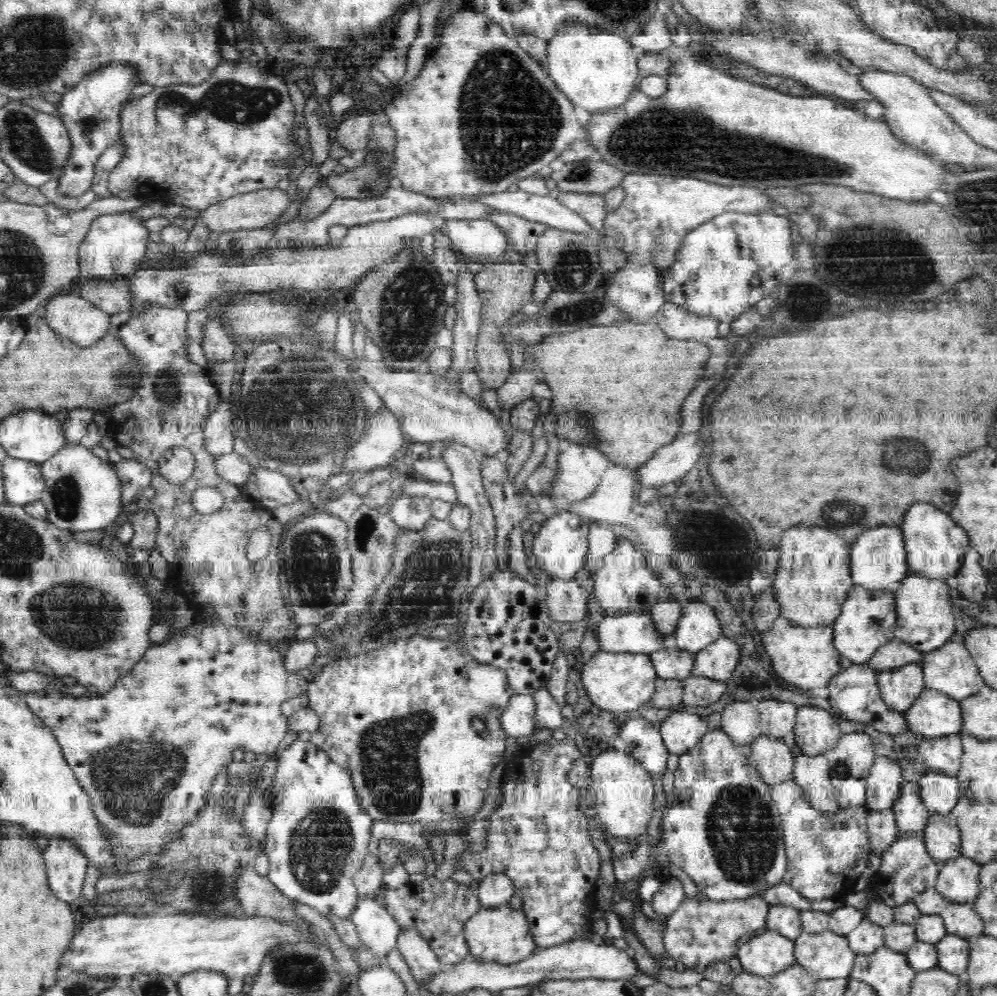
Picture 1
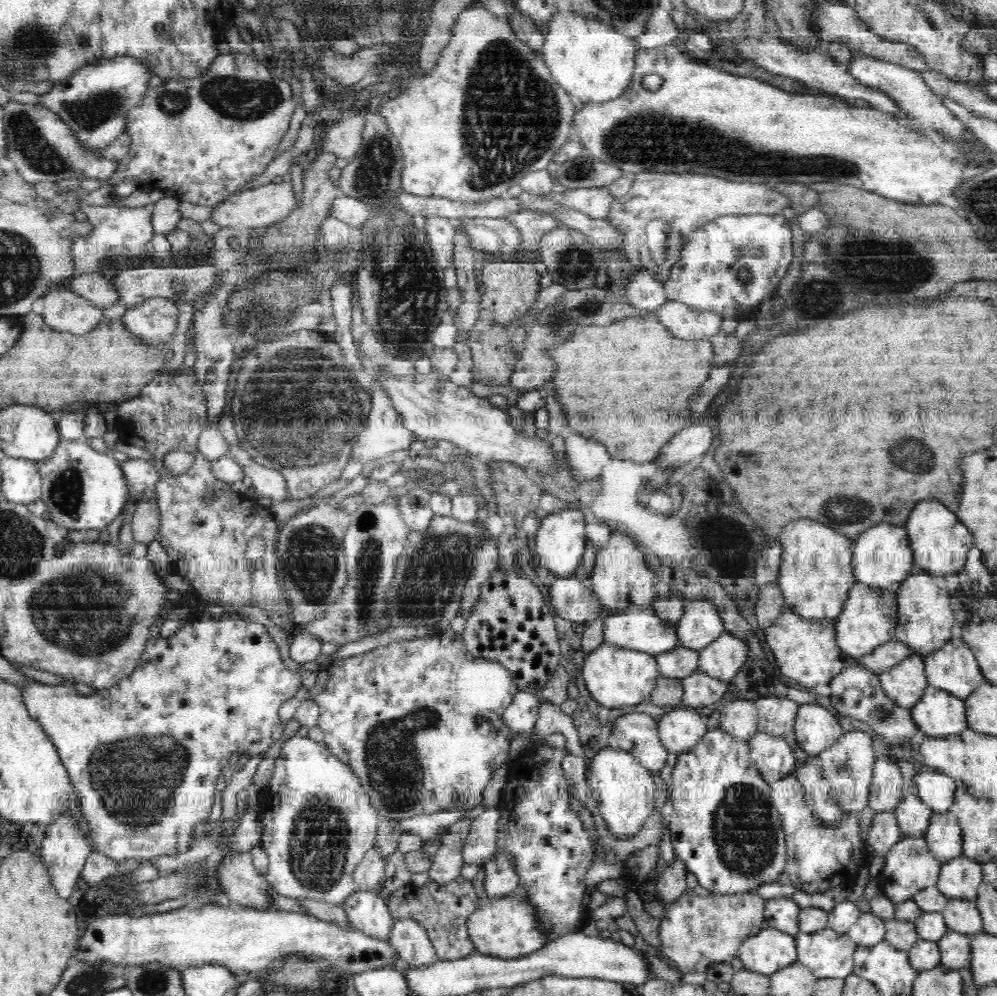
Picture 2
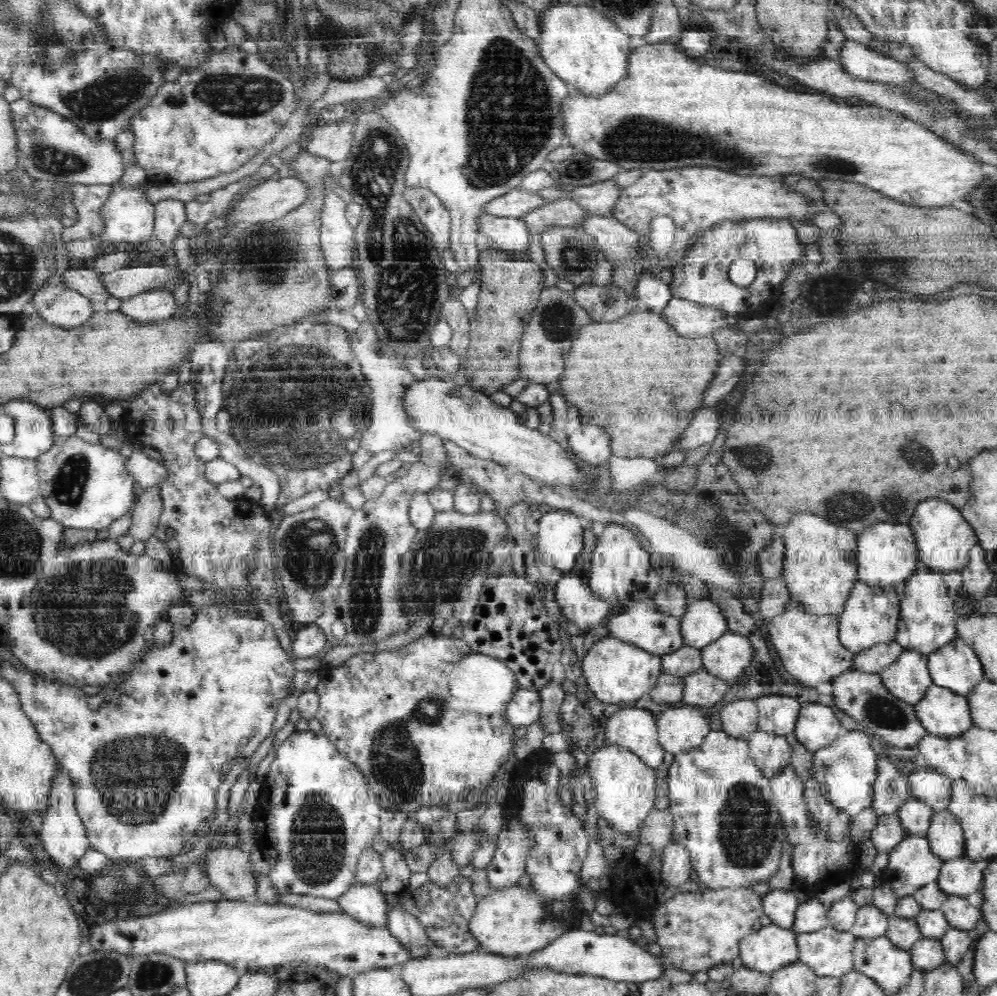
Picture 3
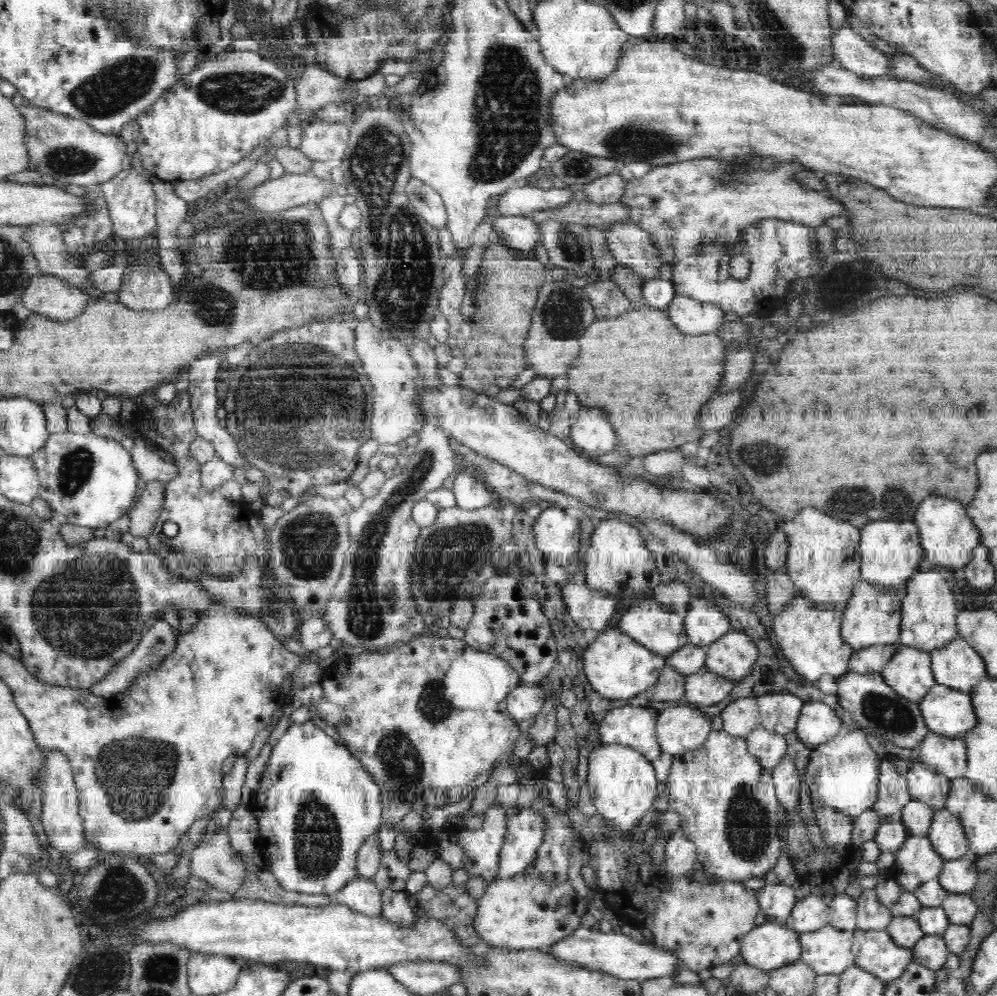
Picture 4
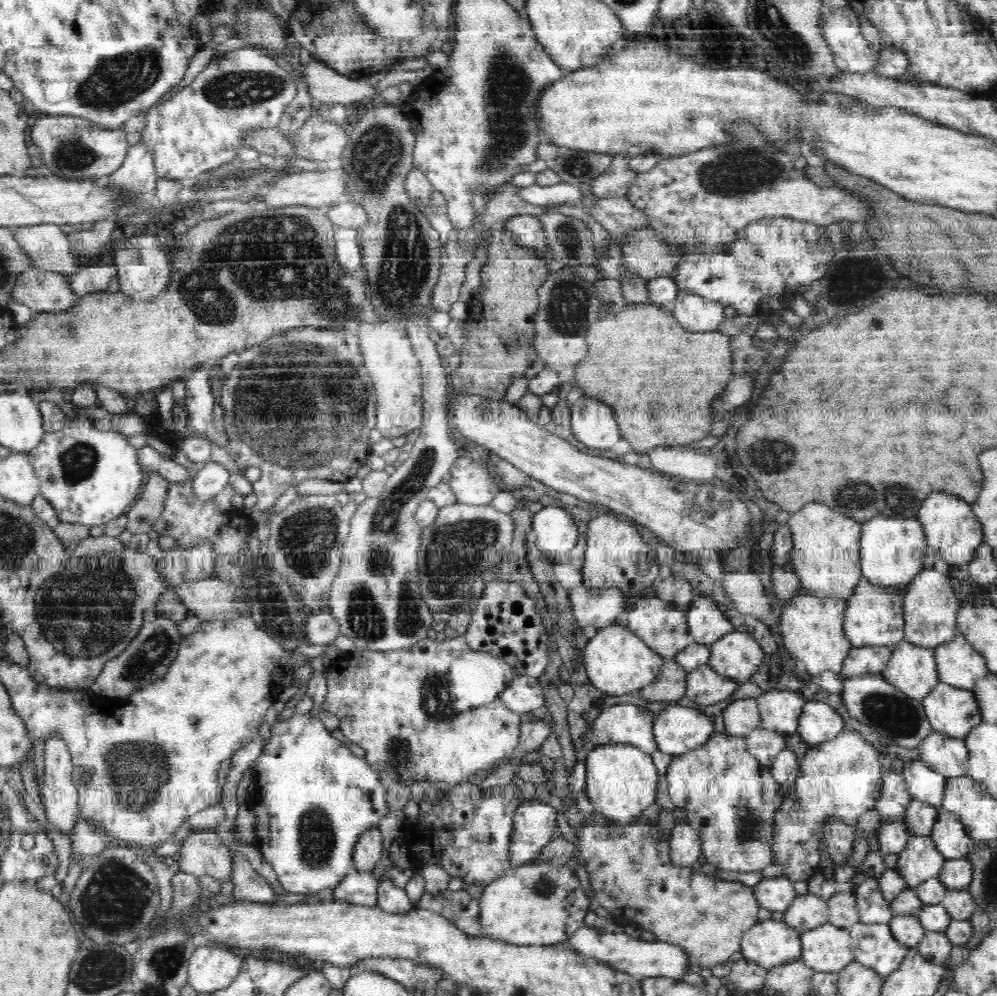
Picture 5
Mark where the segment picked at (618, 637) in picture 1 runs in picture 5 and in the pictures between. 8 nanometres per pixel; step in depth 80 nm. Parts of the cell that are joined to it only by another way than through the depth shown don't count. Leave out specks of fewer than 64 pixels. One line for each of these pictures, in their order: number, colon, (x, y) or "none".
2: (639, 628)
3: (642, 624)
4: (648, 622)
5: (663, 627)

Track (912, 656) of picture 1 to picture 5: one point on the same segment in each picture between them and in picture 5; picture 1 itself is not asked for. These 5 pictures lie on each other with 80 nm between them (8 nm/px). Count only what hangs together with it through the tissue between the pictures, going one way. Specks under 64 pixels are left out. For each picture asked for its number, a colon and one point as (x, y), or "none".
2: (883, 657)
3: (877, 657)
4: (872, 659)
5: (868, 660)

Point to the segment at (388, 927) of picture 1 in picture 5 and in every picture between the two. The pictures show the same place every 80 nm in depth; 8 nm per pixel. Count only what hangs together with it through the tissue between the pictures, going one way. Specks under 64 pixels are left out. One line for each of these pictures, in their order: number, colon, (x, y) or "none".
2: (367, 911)
3: (367, 903)
4: (361, 894)
5: (360, 888)

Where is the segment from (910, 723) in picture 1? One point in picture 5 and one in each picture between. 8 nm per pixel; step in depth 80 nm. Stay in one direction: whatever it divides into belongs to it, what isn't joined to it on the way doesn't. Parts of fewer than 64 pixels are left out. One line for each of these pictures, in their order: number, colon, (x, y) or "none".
2: (938, 713)
3: (942, 712)
4: (947, 711)
5: (953, 711)

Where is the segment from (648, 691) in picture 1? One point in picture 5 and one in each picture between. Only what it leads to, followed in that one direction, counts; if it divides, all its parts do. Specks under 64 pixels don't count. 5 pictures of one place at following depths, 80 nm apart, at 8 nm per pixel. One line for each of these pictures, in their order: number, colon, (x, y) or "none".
2: (615, 677)
3: (616, 671)
4: (616, 666)
5: (617, 661)

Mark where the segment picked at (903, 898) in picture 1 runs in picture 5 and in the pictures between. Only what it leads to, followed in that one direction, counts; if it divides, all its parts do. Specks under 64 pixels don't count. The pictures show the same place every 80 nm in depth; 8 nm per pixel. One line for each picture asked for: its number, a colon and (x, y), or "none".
2: (909, 867)
3: (912, 862)
4: (916, 862)
5: (920, 861)

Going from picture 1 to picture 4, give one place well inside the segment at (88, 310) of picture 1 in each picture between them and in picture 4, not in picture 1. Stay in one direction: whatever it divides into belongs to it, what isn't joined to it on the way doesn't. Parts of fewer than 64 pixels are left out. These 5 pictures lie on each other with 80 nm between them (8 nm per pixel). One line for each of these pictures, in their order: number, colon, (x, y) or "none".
2: (65, 311)
3: (57, 304)
4: (48, 295)

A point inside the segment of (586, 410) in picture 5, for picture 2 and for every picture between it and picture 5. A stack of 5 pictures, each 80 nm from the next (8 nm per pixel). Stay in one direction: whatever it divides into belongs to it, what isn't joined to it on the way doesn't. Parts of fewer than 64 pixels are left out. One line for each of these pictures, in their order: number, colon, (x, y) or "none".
2: (586, 459)
3: (591, 444)
4: (592, 435)

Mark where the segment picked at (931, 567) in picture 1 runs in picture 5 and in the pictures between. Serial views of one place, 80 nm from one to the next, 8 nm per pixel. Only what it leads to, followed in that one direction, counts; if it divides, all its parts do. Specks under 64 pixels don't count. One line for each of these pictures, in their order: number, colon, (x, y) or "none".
2: (940, 542)
3: (944, 538)
4: (948, 535)
5: (950, 526)

